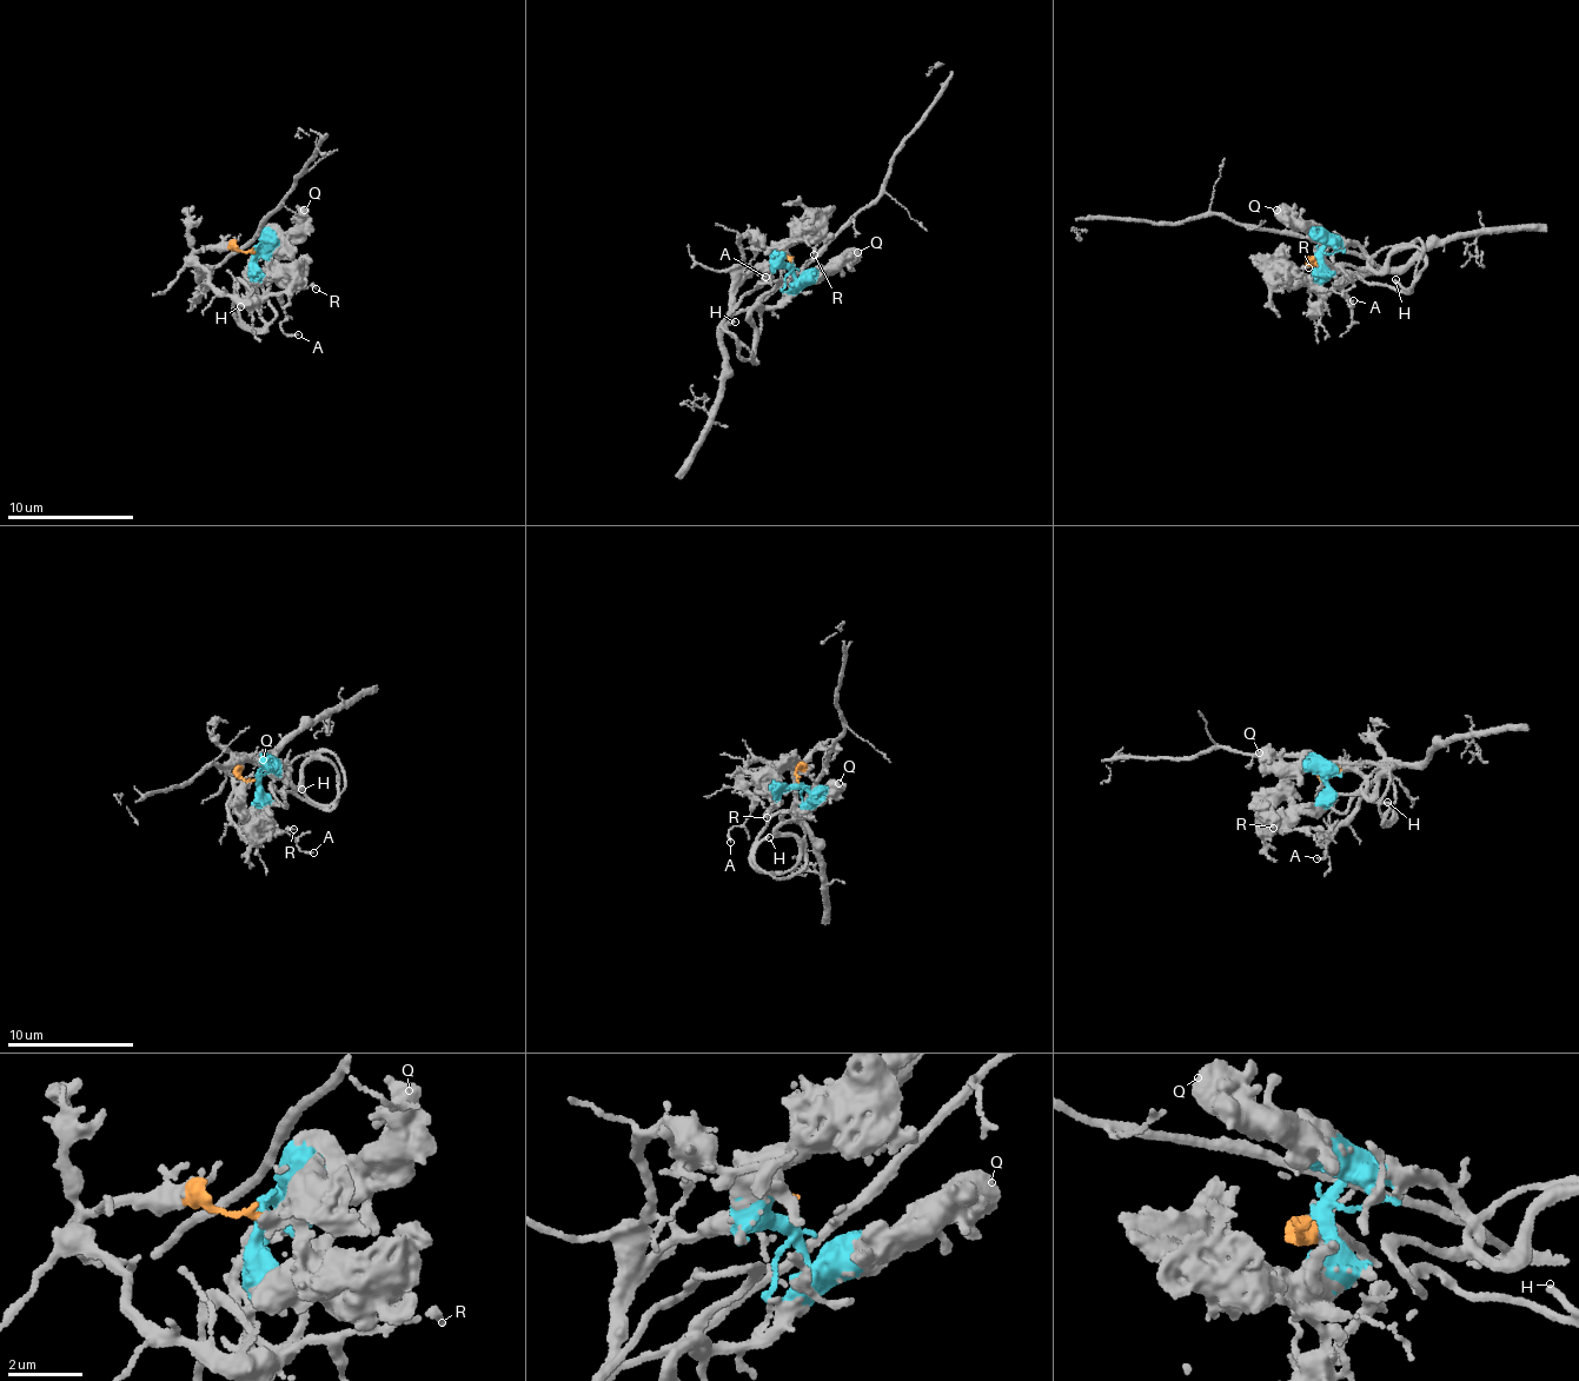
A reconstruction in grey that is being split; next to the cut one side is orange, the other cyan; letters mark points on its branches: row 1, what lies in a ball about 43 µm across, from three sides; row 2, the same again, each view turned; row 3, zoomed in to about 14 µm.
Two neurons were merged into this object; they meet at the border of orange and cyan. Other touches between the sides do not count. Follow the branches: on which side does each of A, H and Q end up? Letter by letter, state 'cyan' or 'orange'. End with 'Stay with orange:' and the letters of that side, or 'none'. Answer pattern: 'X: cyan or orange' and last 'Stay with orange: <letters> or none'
A: orange
H: cyan
Q: cyan
Stay with orange: A

